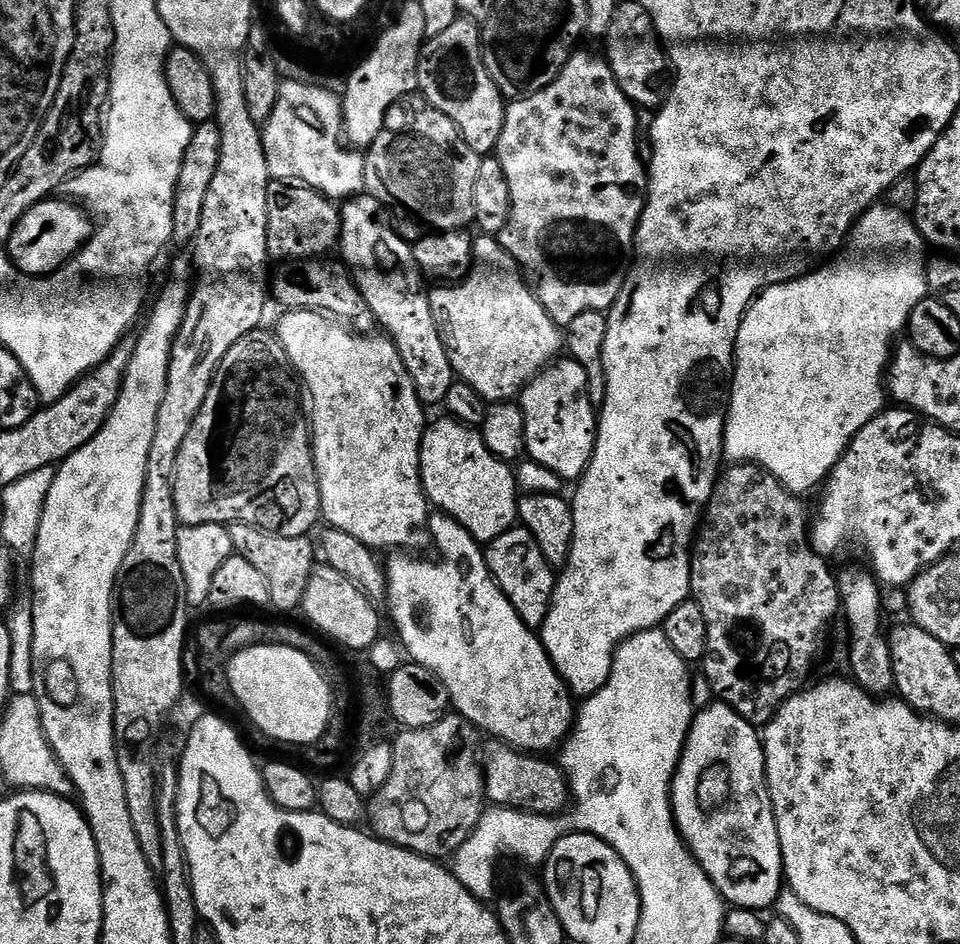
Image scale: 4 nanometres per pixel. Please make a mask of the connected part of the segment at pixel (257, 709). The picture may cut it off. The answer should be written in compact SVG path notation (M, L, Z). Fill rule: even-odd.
M256 644L252 648L241 648L231 657L226 668L226 679L231 695L236 695L244 712L265 732L284 744L312 744L323 740L332 720L332 695L334 689L323 672L306 654L281 644Z

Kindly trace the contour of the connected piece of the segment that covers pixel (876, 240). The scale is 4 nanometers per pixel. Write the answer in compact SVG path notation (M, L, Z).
M877 202L861 214L846 241L846 247L835 258L829 259L823 266L807 272L806 275L799 276L797 280L776 284L761 292L748 307L748 313L744 315L744 321L738 330L734 367L730 373L730 391L726 396L724 456L737 464L758 465L790 492L805 494L804 492L810 491L811 488L819 489L842 458L844 451L848 449L848 443L858 434L858 430L862 430L862 426L866 426L873 418L885 411L886 369L898 340L896 335L899 332L901 335L907 329L908 319L914 306L918 306L918 302L922 302L928 296L926 255L924 256L926 241L916 227L915 219L909 213L907 216L902 209L891 208L884 203Z

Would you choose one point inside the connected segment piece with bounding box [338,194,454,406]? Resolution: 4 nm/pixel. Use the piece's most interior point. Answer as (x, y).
(380, 262)

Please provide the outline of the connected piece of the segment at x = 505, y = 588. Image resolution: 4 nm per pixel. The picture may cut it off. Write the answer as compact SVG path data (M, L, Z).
M522 526L512 527L506 534L494 538L491 544L487 545L484 560L488 563L492 581L500 587L510 606L514 606L518 618L522 618L527 628L543 629L546 614L552 605L557 573L552 565L546 562L542 550L538 550L534 534L530 534Z

